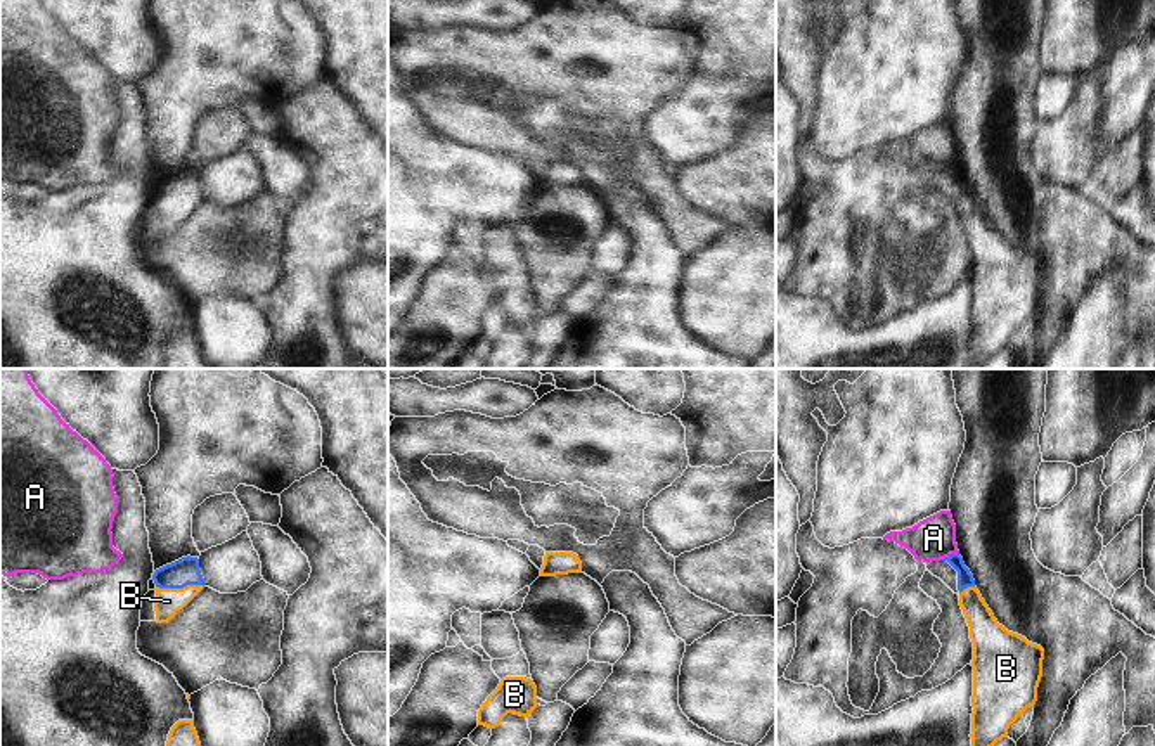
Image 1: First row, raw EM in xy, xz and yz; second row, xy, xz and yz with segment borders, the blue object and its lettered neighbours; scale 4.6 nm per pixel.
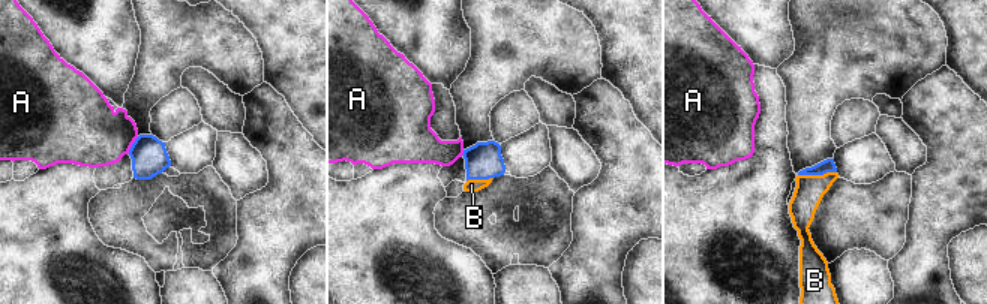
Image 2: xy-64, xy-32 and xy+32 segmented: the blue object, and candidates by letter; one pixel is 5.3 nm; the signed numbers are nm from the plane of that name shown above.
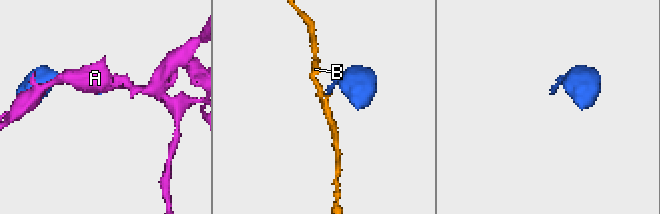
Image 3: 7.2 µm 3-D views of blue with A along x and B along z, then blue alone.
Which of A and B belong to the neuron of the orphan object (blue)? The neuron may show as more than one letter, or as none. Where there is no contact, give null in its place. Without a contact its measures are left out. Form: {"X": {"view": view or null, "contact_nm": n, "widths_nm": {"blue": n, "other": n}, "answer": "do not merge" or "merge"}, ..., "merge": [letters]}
{"A": {"view": "yz", "contact_nm": 100, "widths_nm": {"blue": 80, "other": 200}, "answer": "do not merge"}, "B": {"view": "xy", "contact_nm": 220, "widths_nm": {"blue": 130, "other": 120}, "answer": "merge"}, "merge": ["B"]}

